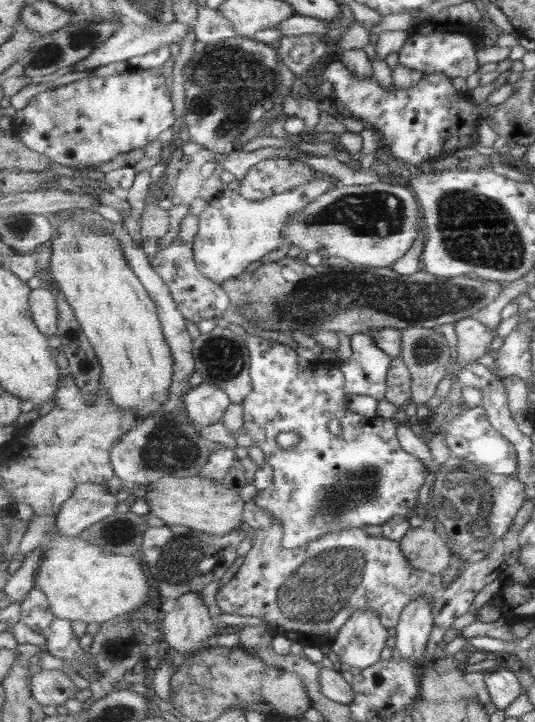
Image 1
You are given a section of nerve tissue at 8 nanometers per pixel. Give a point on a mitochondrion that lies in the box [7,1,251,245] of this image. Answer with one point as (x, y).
(84, 37)

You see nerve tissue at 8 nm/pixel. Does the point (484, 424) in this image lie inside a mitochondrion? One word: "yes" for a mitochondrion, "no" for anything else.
no

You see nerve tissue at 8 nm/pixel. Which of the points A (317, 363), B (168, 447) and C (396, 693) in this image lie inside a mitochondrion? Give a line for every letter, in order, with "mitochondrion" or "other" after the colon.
A: other
B: mitochondrion
C: mitochondrion

